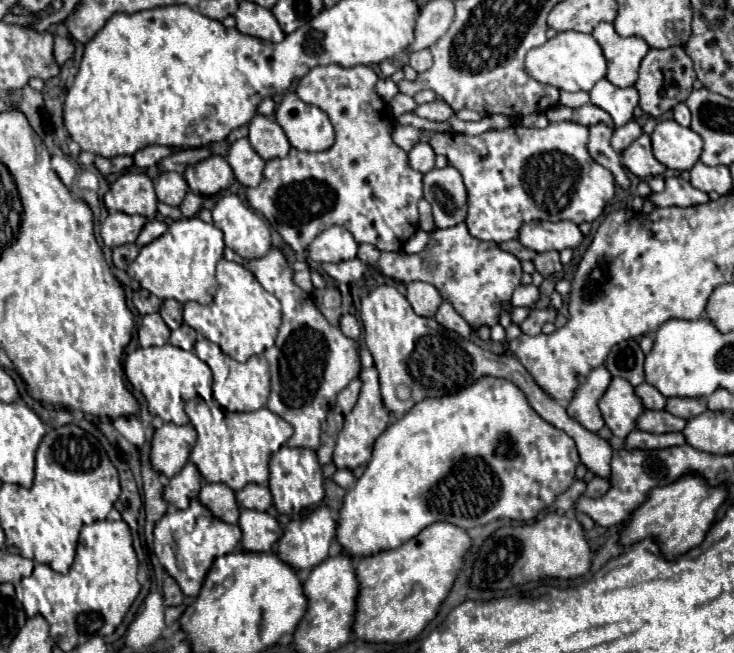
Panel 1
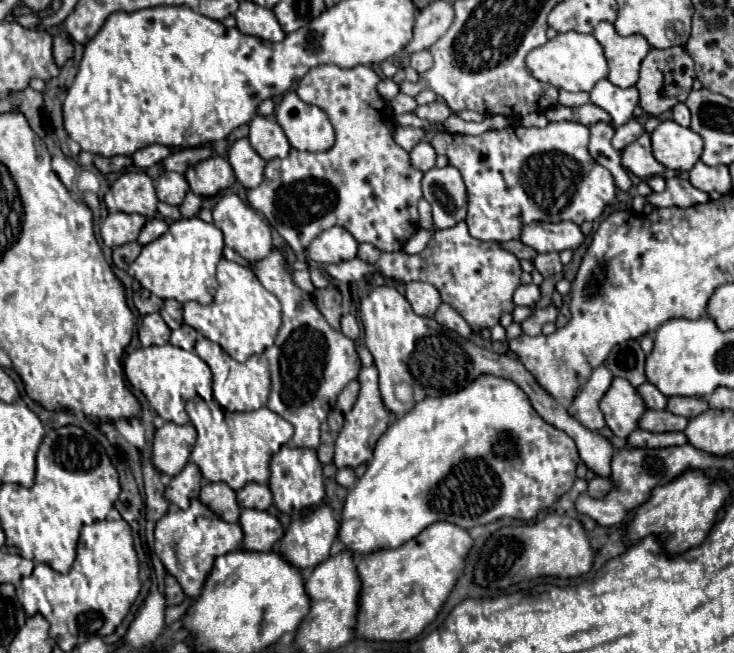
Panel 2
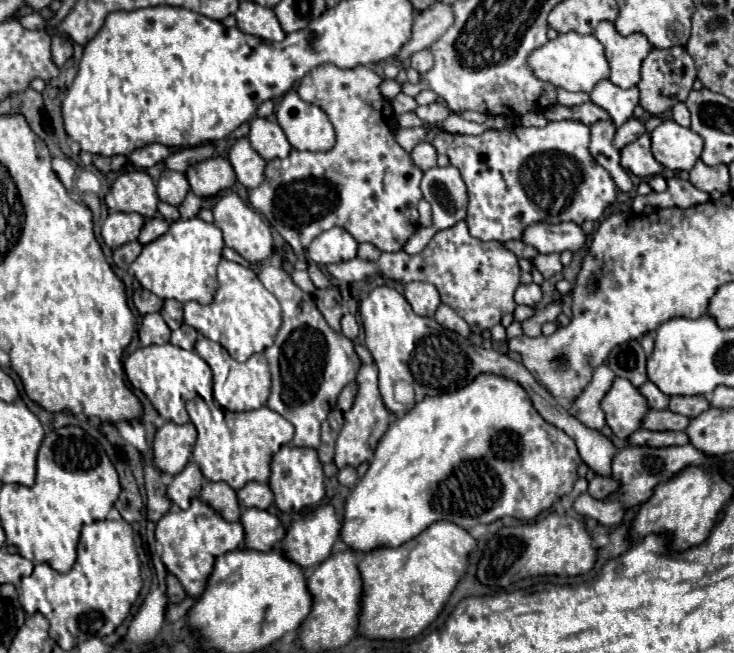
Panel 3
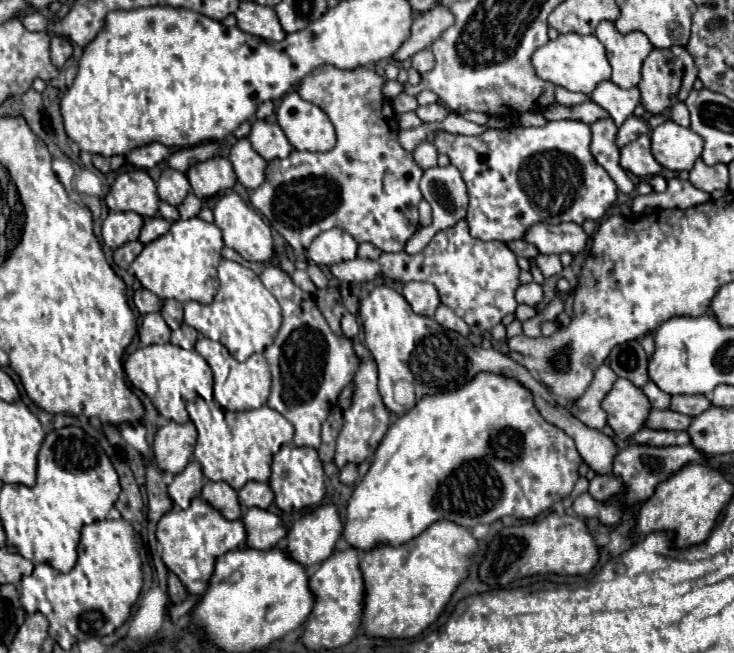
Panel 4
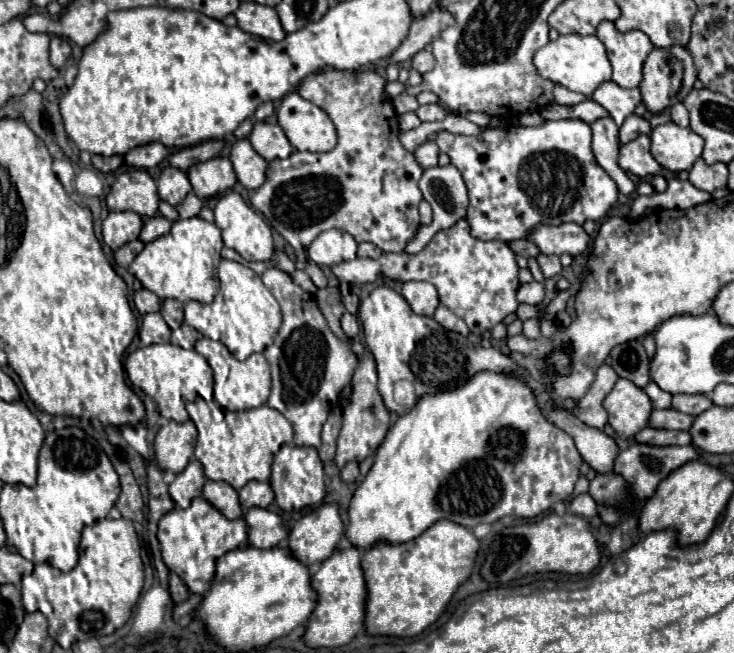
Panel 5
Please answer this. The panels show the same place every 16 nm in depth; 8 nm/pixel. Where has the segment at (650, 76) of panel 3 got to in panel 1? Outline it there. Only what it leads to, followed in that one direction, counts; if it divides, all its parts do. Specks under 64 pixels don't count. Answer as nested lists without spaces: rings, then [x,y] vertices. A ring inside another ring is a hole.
[[[672,46],[666,50],[652,48],[646,54],[646,58],[642,60],[638,74],[640,76],[638,76],[638,82],[634,86],[640,92],[640,108],[654,118],[672,110],[680,100],[684,102],[688,98],[688,94],[692,92],[692,84],[696,80],[692,58],[684,52],[682,46]],[[662,84],[664,84],[664,88],[662,88]]]

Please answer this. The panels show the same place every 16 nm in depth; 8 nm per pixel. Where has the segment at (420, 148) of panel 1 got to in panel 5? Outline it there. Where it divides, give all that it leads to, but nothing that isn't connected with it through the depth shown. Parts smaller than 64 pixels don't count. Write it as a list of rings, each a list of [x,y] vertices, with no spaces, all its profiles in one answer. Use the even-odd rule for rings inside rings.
[[[428,140],[424,142],[416,152],[414,152],[418,164],[422,168],[430,168],[430,166],[436,166],[438,164],[438,146],[434,140]]]

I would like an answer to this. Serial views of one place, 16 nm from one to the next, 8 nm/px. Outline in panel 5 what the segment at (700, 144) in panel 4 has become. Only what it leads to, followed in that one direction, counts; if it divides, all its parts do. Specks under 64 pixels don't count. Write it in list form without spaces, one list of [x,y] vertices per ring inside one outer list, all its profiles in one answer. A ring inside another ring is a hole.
[[[674,122],[656,126],[650,138],[652,156],[662,168],[670,172],[690,170],[704,148],[704,140],[696,132],[692,132],[690,128],[682,128]]]

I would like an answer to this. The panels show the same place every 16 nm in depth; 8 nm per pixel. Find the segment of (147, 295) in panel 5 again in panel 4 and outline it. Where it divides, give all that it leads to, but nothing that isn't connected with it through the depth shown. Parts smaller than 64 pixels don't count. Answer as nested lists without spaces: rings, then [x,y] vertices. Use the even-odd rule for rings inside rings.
[[[144,288],[134,292],[134,304],[136,304],[136,308],[138,308],[140,314],[158,312],[162,308],[162,300],[156,294],[152,294],[150,290],[144,290]]]

